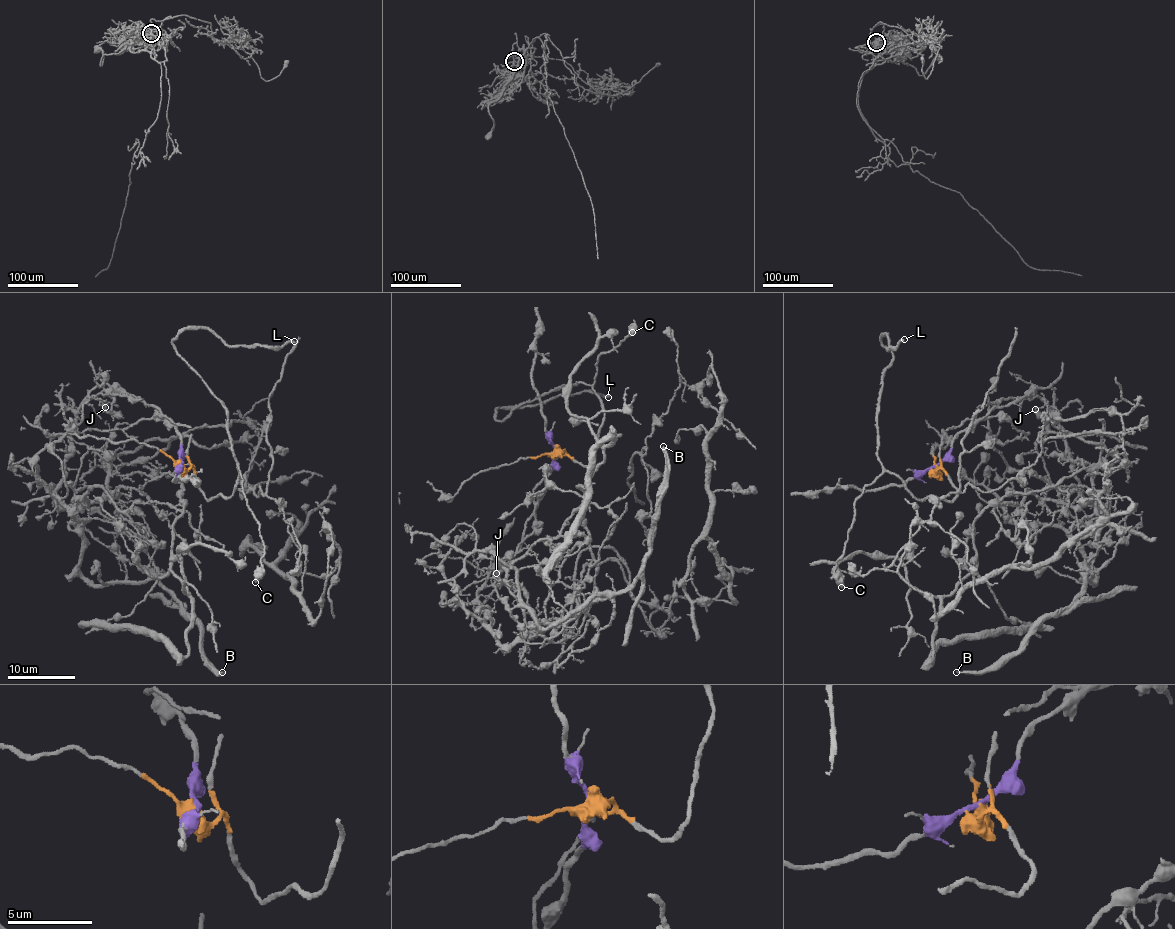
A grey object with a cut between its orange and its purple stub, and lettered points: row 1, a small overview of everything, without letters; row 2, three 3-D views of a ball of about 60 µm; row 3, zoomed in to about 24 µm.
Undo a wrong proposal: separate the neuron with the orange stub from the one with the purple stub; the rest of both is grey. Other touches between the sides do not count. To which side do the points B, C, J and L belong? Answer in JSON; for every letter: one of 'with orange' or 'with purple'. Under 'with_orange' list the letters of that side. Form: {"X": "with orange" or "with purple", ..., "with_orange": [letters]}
{"B": "with purple", "C": "with orange", "J": "with purple", "L": "with orange", "with_orange": ["C", "L"]}

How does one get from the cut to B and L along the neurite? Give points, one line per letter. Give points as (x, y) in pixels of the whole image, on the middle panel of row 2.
B: (554, 453), (524, 539), (476, 594), (501, 644), (550, 639), (586, 606), (632, 583), (660, 509), (663, 445)
L: (554, 453), (585, 466), (595, 457), (603, 415), (589, 385), (495, 412), (609, 396)

